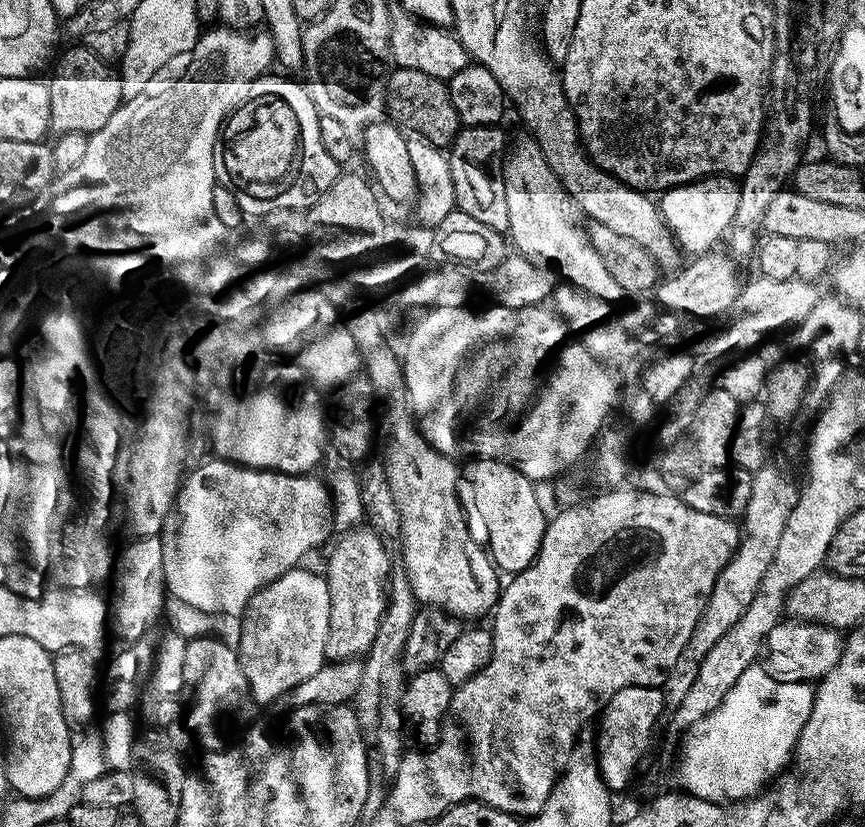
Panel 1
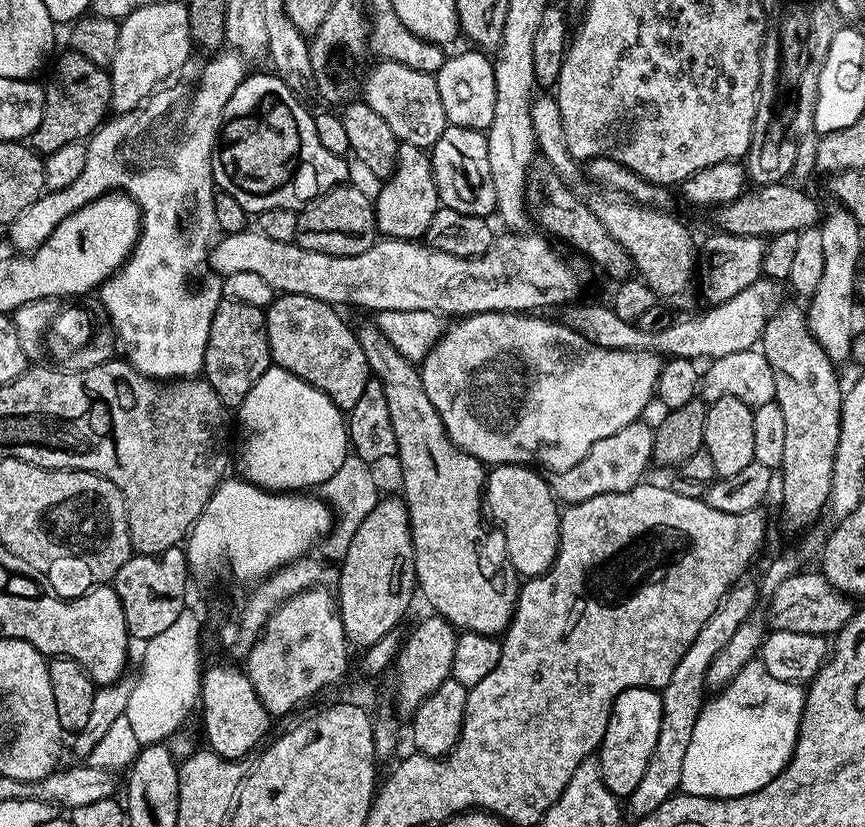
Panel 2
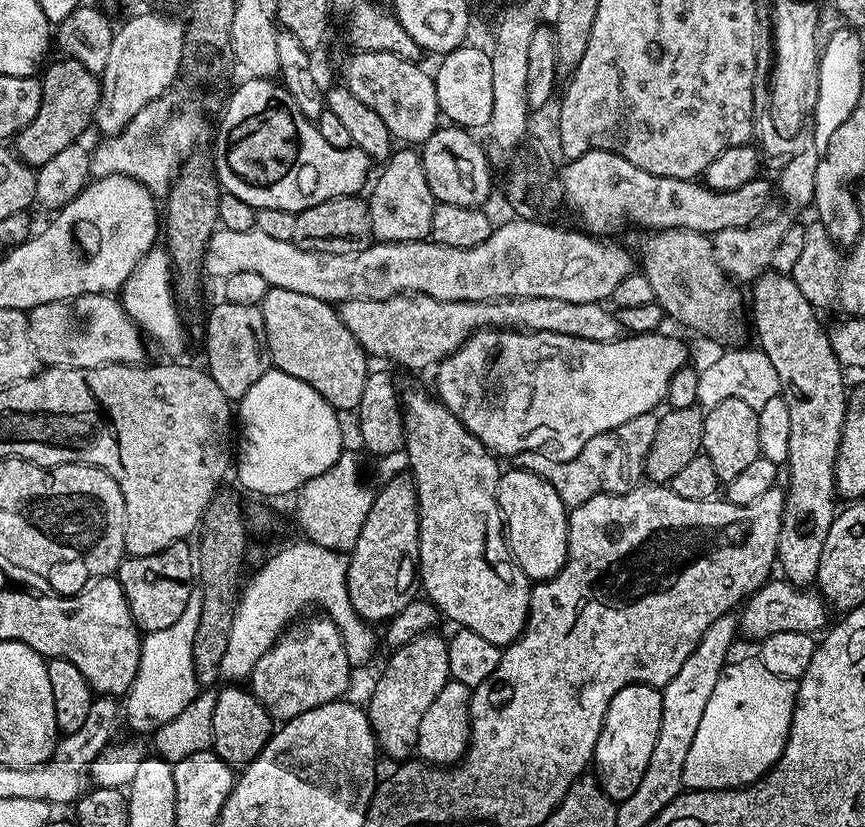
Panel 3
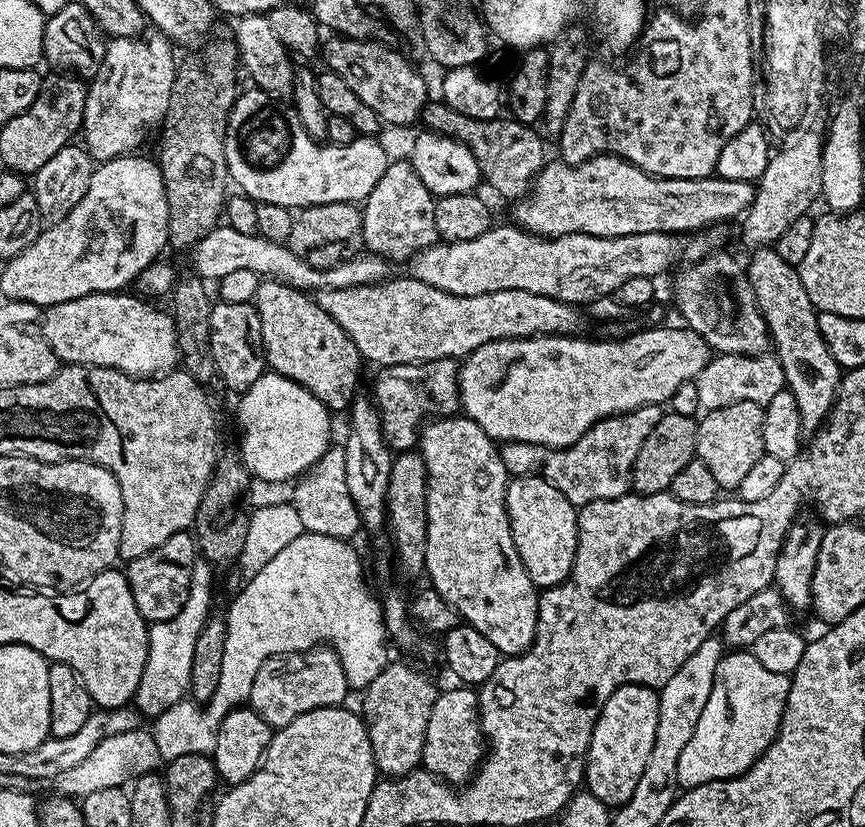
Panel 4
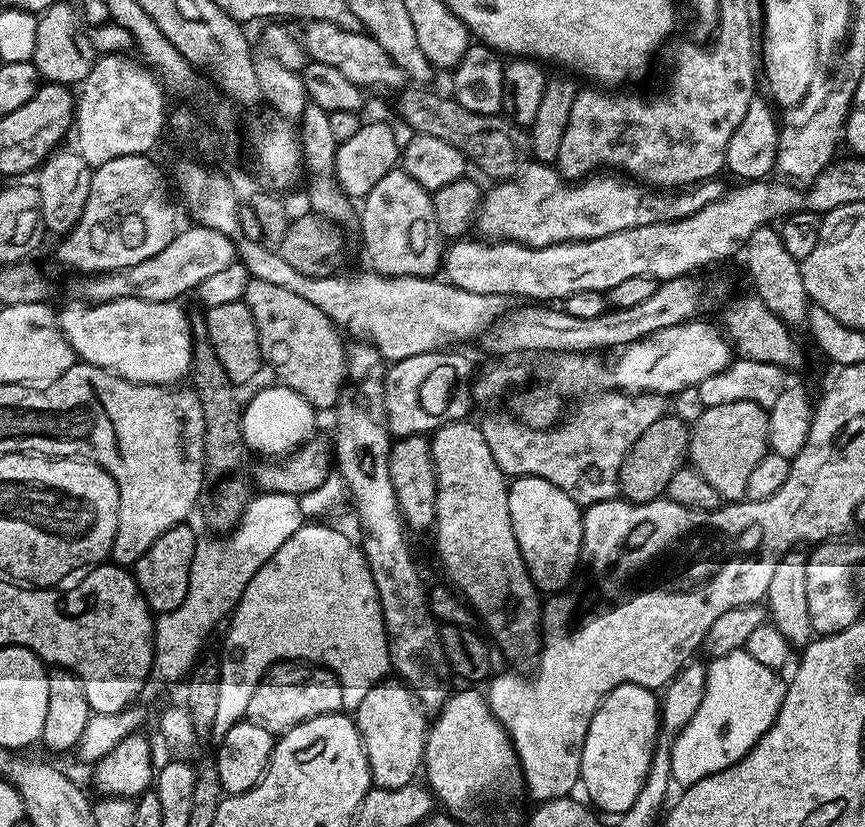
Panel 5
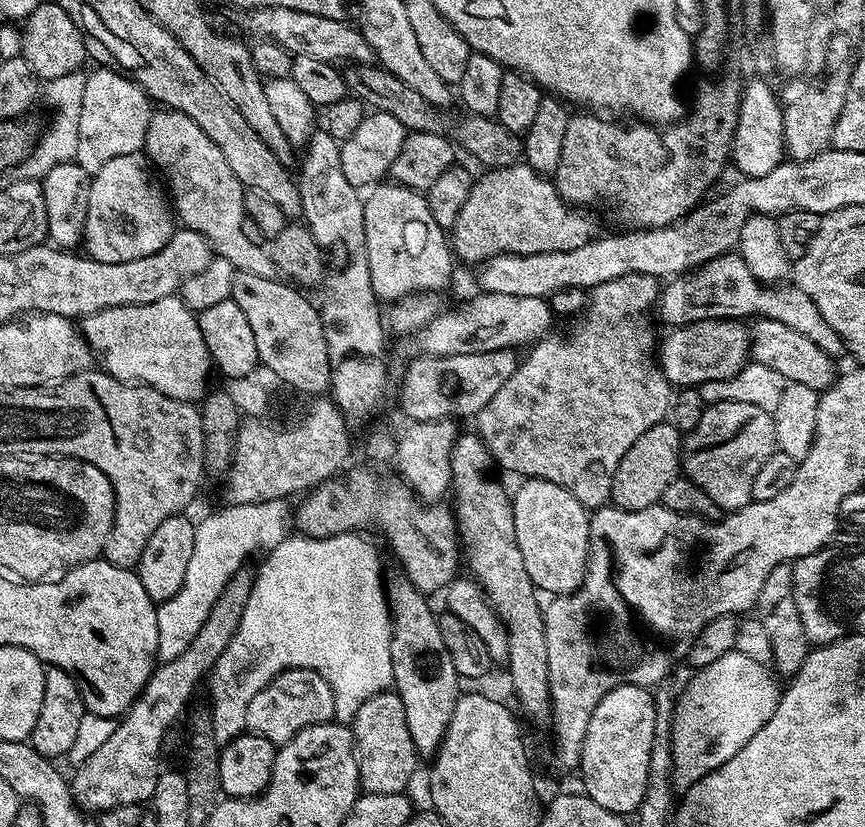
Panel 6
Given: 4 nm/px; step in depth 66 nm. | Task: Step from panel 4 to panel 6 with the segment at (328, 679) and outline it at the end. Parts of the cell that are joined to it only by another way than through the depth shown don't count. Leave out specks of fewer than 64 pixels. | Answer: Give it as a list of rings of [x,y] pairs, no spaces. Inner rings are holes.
[[[287,668],[286,671],[279,672],[265,688],[258,690],[258,694],[254,694],[254,698],[250,698],[250,706],[246,706],[244,726],[249,733],[266,738],[272,744],[279,746],[290,742],[290,738],[294,738],[294,734],[298,734],[310,726],[329,723],[335,715],[334,690],[330,690],[330,682],[326,682],[326,678],[322,678],[322,674],[305,668]]]

